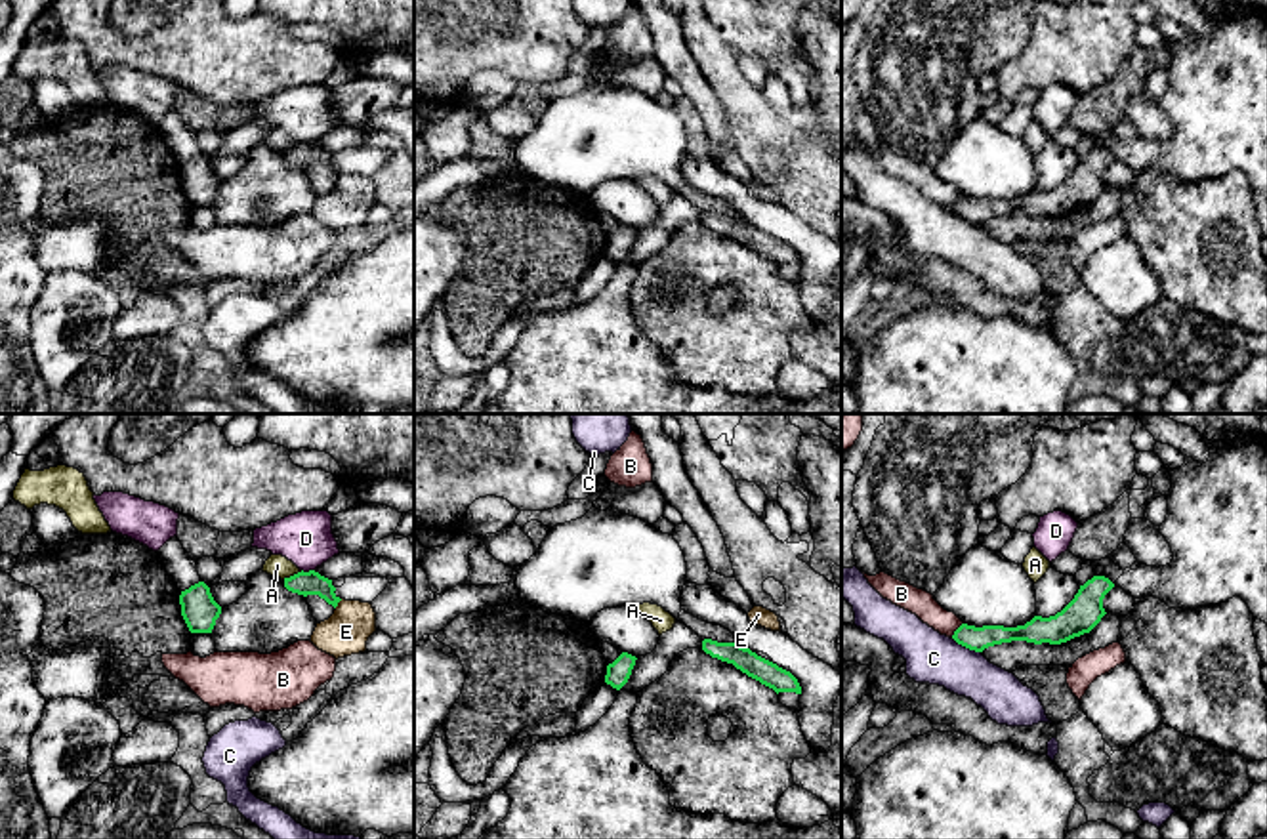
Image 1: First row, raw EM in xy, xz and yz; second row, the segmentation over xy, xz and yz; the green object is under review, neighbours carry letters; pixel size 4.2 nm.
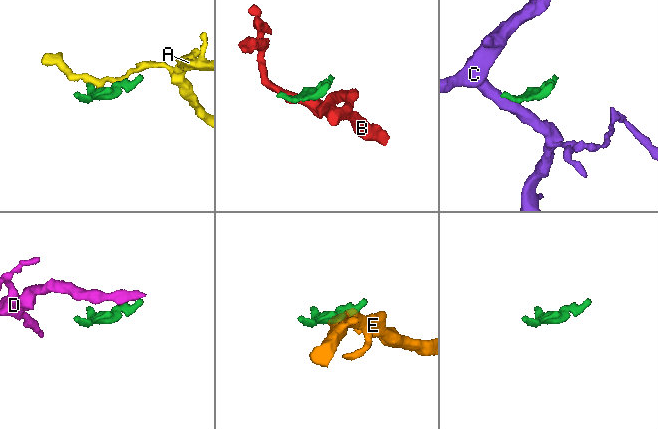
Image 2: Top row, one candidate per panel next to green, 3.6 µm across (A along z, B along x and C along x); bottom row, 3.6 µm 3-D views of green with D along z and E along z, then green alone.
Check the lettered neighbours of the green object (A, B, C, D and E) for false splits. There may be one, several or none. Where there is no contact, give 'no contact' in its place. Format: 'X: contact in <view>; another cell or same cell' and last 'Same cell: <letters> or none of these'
A: contact in xy; another cell
B: contact in yz; another cell
C: contact in yz; another cell
D: contact in xy; another cell
E: contact in xy; another cell
Same cell: none of these

